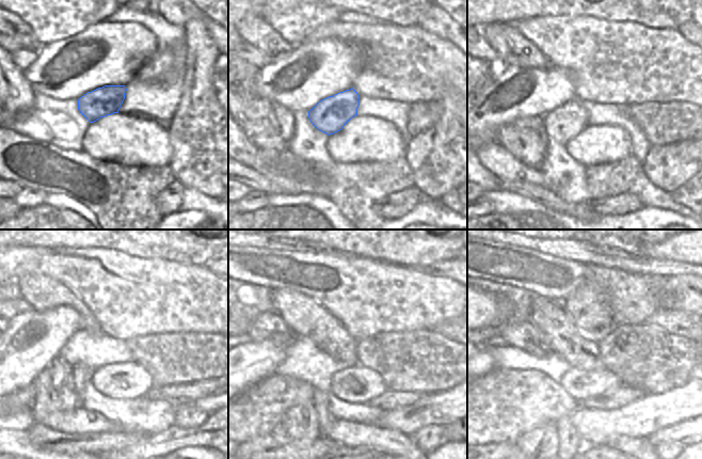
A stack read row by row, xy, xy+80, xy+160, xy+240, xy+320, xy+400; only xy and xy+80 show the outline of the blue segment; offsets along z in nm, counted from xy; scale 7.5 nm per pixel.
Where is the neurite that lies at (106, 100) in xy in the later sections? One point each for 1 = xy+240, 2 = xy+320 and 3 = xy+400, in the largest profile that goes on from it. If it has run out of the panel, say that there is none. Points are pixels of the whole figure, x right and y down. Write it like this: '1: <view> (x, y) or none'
1: xy+240 (82, 376)
2: xy+320 (325, 420)
3: xy+400 (569, 443)

